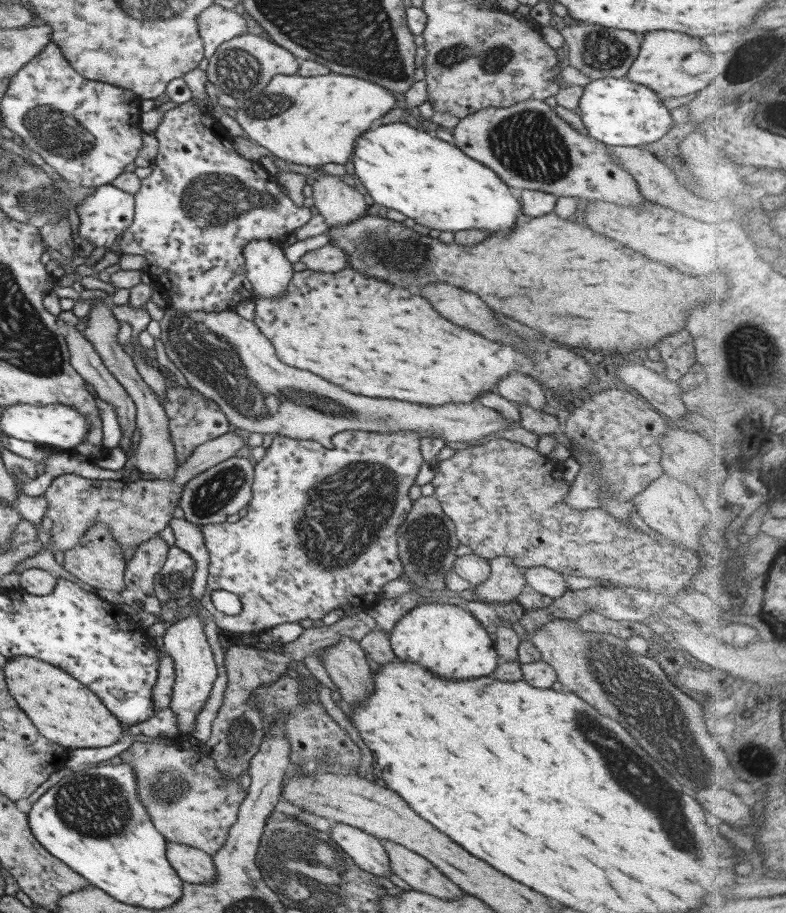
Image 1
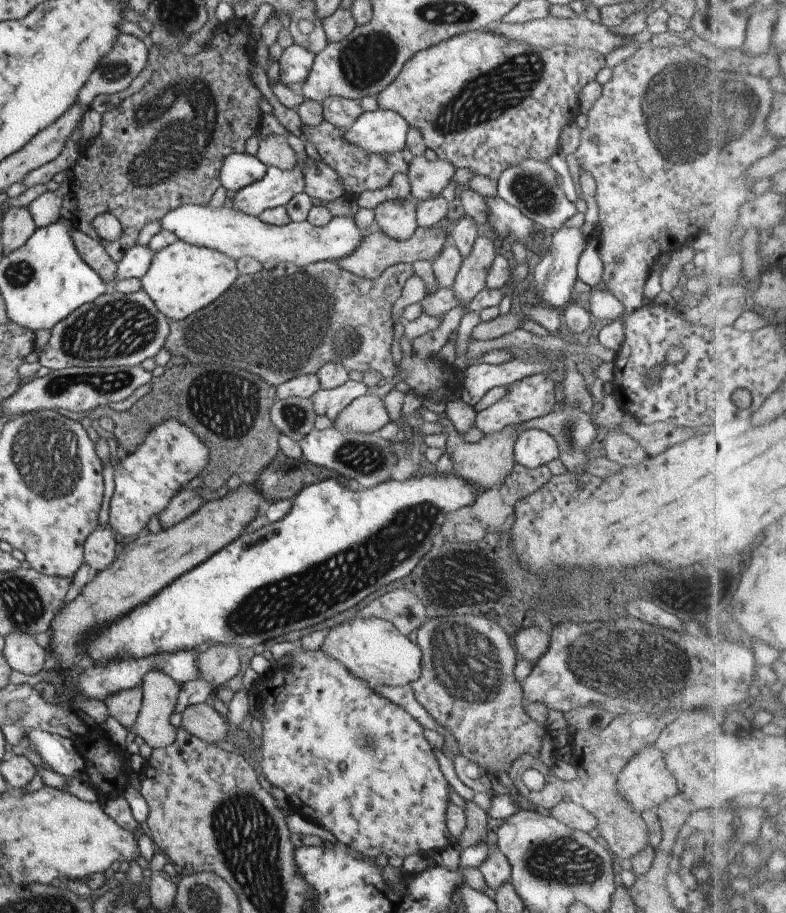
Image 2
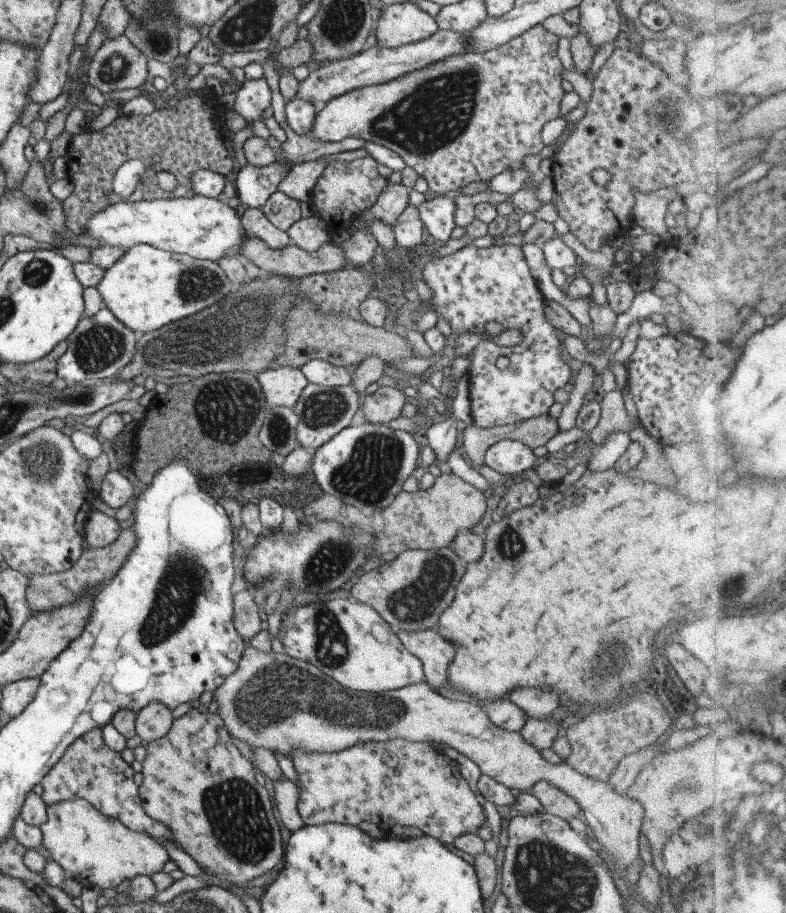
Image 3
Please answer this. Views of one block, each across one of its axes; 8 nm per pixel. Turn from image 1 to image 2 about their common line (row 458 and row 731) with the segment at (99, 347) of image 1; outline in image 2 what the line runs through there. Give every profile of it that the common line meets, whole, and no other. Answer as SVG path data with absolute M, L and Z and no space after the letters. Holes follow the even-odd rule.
M152 670L144 676L141 688L142 706L131 731L152 749L170 746L176 737L170 716L175 713L181 686L164 672Z

